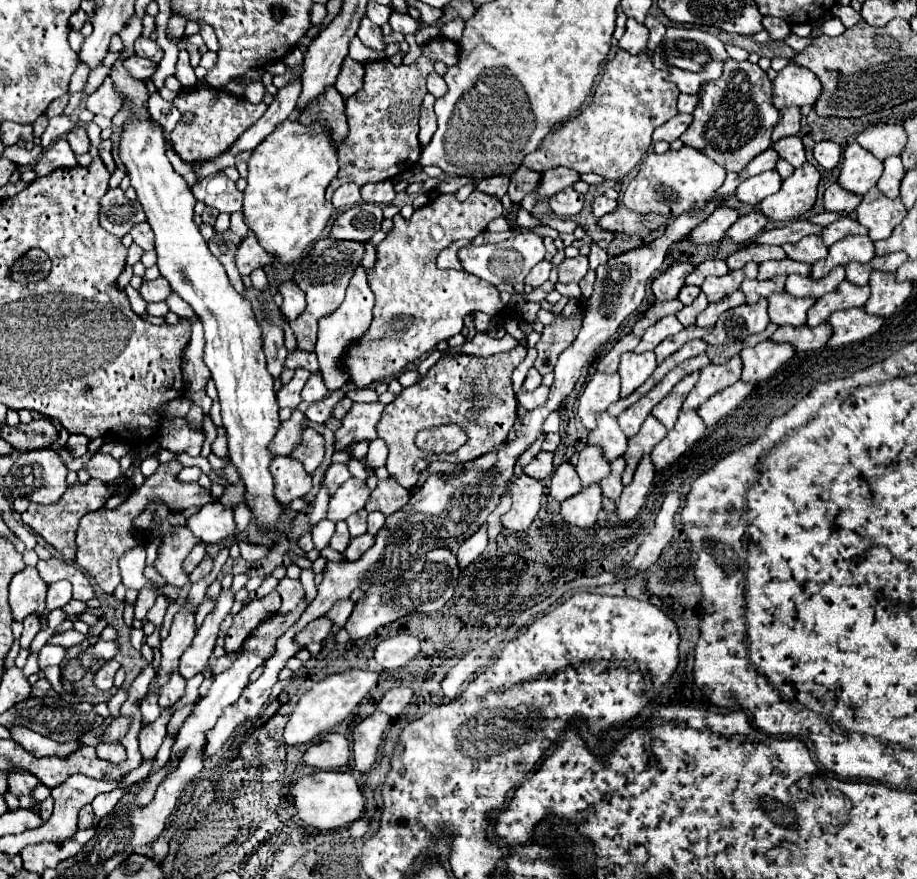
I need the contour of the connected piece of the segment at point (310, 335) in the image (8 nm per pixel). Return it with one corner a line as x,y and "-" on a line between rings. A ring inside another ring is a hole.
322,237
314,243
312,251
296,263
294,281
306,295
306,309
296,321
290,321
290,327
298,339
298,349
302,351
314,351
316,345
316,333
318,333
318,319
322,315
332,313
346,295
348,279
354,275
356,267
362,263
364,245
356,241
336,241
332,237

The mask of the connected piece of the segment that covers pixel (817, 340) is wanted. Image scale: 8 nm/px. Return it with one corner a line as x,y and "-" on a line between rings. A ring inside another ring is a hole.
824,321
818,327
782,325
772,335
772,341
792,343
796,351
814,351
814,349
822,349
830,341
830,337
832,337
832,327
828,325
828,321

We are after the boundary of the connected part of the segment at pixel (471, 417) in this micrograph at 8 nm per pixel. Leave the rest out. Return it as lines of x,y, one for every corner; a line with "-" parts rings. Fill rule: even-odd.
454,355
454,357
442,357
430,371
424,379
420,379
418,383
414,383
412,387
404,389
390,405
384,407
384,413
376,425
376,433
380,439
386,441
388,449
390,449
390,455
388,455
388,463
386,463
386,469
390,473
390,477
394,477
402,487
406,489
412,489
418,481
418,473
414,471
414,463
420,459
420,457
426,457
426,459
434,459
436,455
428,457
424,453
416,455
416,445
414,445
414,437
418,431
422,429
428,429
428,427
434,427
434,425
442,425
442,423
468,423
468,453
460,453
460,463
468,463
468,461
474,461
478,459
480,455
496,449
498,445
502,445
510,433
510,429
514,427
516,423
516,407
518,407
518,401
516,401
516,395
512,391
512,371
522,363
522,359
526,355
508,355
510,361
506,361
506,365
498,365
496,361
498,355
490,355
490,357
472,357
472,355

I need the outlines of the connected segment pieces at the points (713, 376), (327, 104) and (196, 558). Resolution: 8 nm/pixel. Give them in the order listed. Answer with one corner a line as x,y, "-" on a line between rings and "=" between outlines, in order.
740,355
732,357
724,365
712,365
712,363
706,365
700,371
700,379
694,385
694,389
688,393
682,409
698,409
708,397
712,397
714,393
726,389
734,381
738,381
740,373
742,373
742,359
740,359
=
334,87
324,89
324,97
316,97
316,101
312,101
312,105
306,105
304,109
300,109
296,119
302,125
310,125
312,121
320,121
332,133
332,141
336,147
348,135
344,99
=
198,543
192,551
190,551
190,555
184,559
184,565
182,565
182,569
184,569
184,573
192,573
194,571
194,567
202,561
202,557
206,555
206,545
204,543

